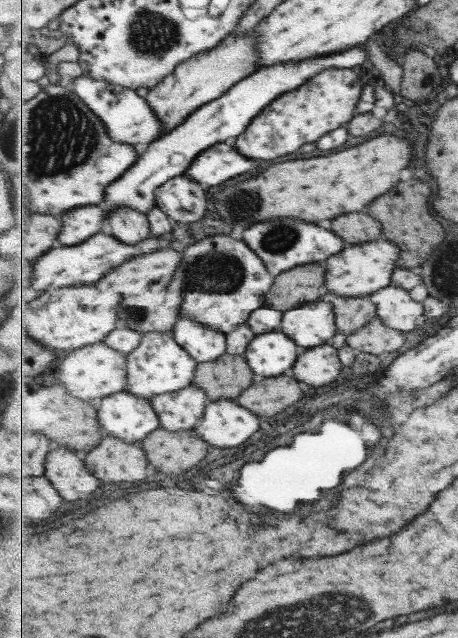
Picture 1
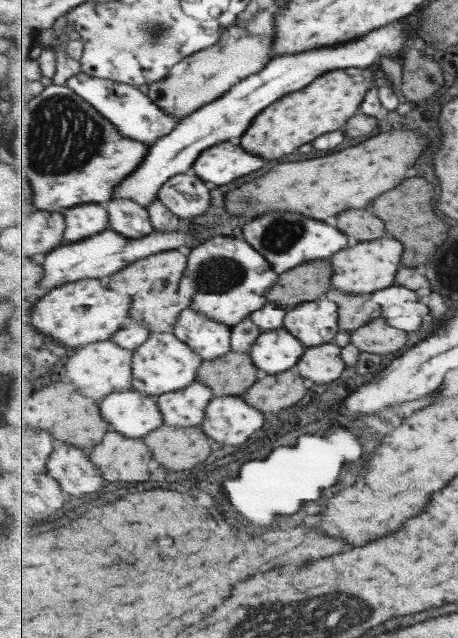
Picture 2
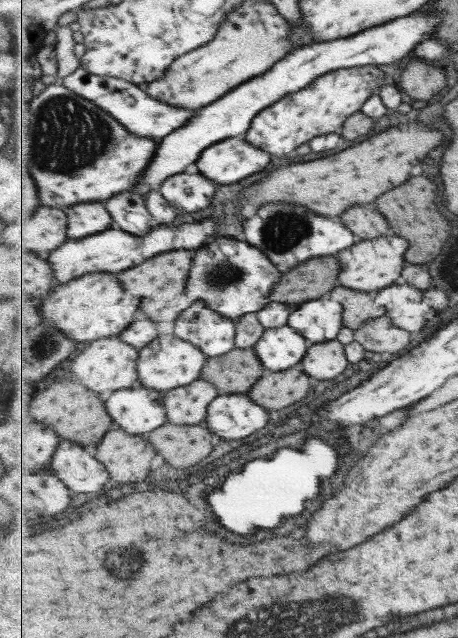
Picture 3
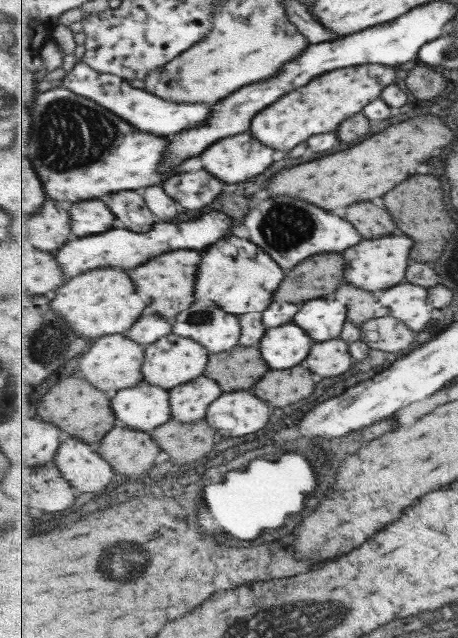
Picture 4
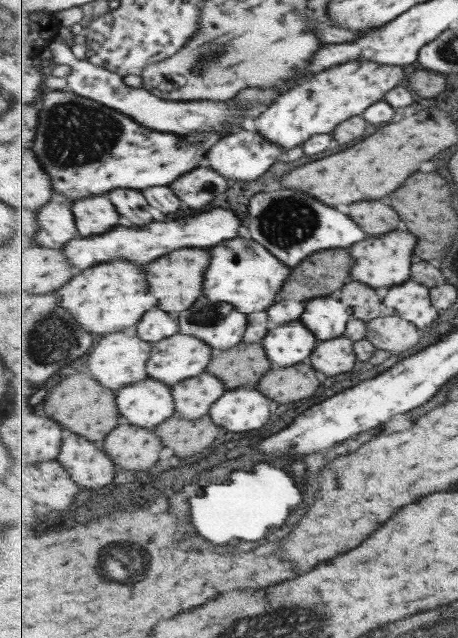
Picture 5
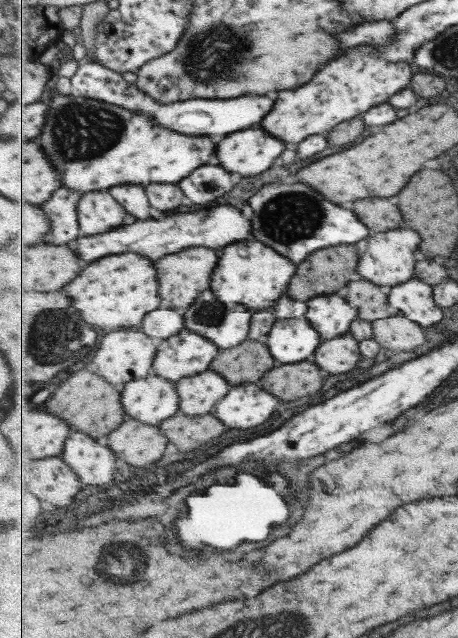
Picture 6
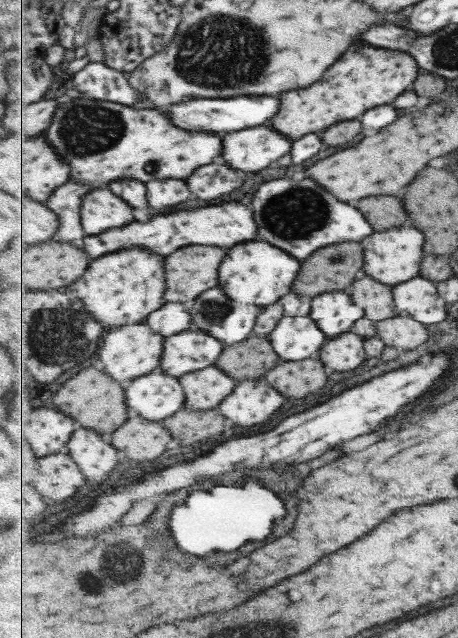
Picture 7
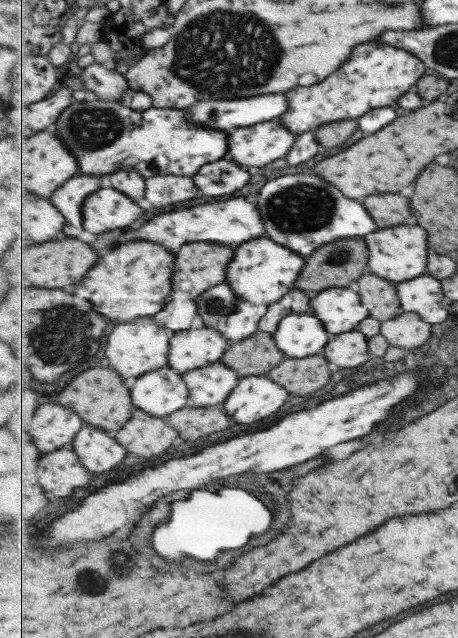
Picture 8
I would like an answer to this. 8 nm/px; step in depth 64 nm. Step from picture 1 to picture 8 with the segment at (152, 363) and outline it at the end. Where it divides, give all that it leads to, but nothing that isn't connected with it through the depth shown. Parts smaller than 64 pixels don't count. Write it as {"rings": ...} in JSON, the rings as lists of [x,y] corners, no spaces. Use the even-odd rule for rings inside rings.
{"rings":[[[214,327],[176,332],[170,340],[169,366],[179,374],[203,369],[220,362],[233,344],[221,330]]]}

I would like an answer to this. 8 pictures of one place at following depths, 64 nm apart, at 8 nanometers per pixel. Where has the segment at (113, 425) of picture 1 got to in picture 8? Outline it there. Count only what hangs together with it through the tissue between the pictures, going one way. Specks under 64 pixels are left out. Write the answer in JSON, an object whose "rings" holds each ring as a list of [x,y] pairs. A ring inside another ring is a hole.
{"rings":[[[171,366],[144,374],[134,383],[130,393],[133,395],[135,408],[145,410],[155,418],[166,418],[191,404],[190,388],[187,387],[184,375],[171,369]]]}

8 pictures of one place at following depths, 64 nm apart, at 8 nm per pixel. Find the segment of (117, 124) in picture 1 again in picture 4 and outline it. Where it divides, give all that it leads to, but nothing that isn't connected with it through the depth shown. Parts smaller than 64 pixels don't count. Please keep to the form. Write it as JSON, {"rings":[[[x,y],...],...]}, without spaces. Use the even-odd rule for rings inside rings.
{"rings":[[[82,60],[75,68],[66,73],[61,80],[61,85],[75,94],[83,95],[85,98],[94,99],[101,106],[113,110],[121,118],[125,118],[135,128],[143,132],[150,132],[159,136],[170,137],[177,133],[183,133],[187,129],[194,129],[206,125],[214,113],[213,104],[187,104],[185,102],[169,102],[167,99],[159,98],[151,94],[147,89],[133,88],[129,81],[116,74],[109,74],[95,70]]]}

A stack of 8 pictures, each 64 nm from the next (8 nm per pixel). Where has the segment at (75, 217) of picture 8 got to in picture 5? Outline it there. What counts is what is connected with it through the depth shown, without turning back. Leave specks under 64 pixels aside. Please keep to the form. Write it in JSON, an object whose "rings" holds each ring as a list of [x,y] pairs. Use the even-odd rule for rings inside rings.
{"rings":[[[54,193],[54,197],[39,209],[39,232],[35,237],[35,244],[47,248],[63,249],[66,244],[79,238],[72,206],[74,198],[64,194]]]}

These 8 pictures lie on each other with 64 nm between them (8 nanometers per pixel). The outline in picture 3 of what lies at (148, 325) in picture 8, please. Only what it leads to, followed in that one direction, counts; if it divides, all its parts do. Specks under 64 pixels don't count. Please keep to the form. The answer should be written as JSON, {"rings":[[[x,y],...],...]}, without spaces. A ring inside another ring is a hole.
{"rings":[[[115,337],[101,338],[86,344],[79,357],[72,360],[70,376],[82,382],[89,391],[108,396],[119,390],[133,389],[139,384],[139,358],[141,349],[131,346],[125,339]]]}

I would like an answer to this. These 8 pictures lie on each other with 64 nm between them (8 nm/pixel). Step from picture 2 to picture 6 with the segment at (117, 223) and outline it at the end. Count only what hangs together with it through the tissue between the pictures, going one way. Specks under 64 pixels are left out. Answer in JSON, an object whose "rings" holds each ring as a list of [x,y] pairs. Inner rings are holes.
{"rings":[[[123,184],[114,186],[109,192],[122,203],[122,207],[136,220],[151,219],[151,206],[145,186]]]}

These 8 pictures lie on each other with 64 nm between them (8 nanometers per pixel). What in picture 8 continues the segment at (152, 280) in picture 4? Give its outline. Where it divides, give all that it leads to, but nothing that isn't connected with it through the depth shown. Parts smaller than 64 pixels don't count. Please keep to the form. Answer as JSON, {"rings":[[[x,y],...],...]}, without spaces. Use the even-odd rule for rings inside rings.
{"rings":[[[218,242],[187,243],[175,256],[174,290],[169,300],[194,300],[207,290],[226,282],[230,262],[234,260],[236,247],[219,244]]]}

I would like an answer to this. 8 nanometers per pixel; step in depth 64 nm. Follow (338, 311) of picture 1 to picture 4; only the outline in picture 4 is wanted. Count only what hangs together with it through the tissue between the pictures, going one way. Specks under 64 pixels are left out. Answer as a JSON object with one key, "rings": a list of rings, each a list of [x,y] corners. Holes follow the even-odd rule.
{"rings":[[[349,283],[341,284],[335,290],[334,298],[345,303],[349,310],[348,320],[357,326],[362,325],[365,321],[379,318],[375,312],[390,312],[390,309],[381,310],[378,301],[379,293],[363,290]]]}

